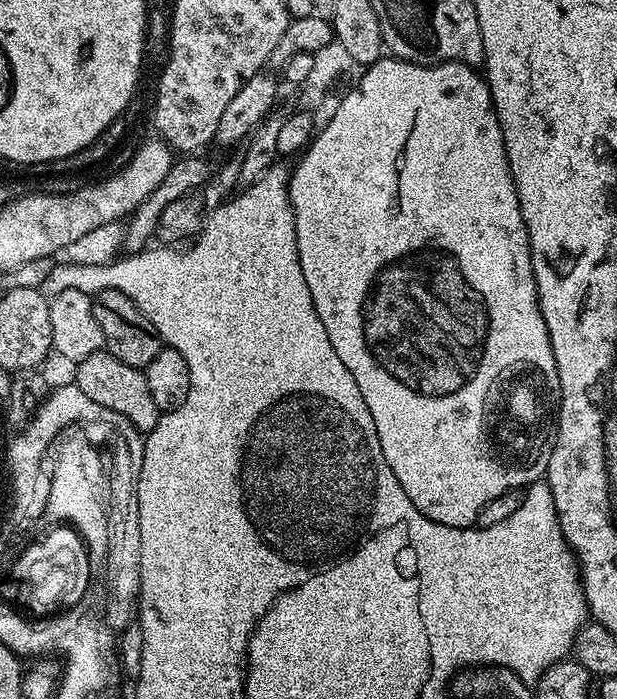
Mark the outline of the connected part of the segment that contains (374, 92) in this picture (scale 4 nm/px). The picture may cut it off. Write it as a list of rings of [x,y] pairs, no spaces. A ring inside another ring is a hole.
[[[381,58],[361,72],[364,73],[360,81],[341,95],[341,106],[334,118],[317,131],[311,144],[295,161],[296,169],[293,167],[290,172],[288,203],[294,214],[302,275],[306,277],[306,286],[310,286],[314,310],[318,318],[322,318],[322,326],[326,326],[326,338],[330,338],[334,354],[338,354],[342,366],[354,374],[354,382],[358,382],[358,390],[362,390],[362,398],[366,398],[366,410],[370,410],[370,418],[374,418],[382,454],[386,454],[394,478],[402,482],[406,498],[410,498],[426,518],[442,526],[470,528],[476,524],[480,511],[504,494],[504,472],[484,456],[484,444],[480,444],[480,400],[484,400],[488,380],[492,380],[504,364],[512,364],[512,360],[536,360],[548,376],[558,376],[550,334],[536,293],[528,231],[522,222],[504,135],[488,82],[473,65],[460,64],[457,60],[447,60],[444,64],[416,64],[412,60]]]

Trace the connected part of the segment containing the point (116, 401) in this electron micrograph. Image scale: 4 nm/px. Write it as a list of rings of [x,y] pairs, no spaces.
[[[107,350],[90,354],[90,358],[79,361],[75,368],[74,383],[91,401],[114,411],[121,421],[127,421],[141,434],[154,430],[162,413],[158,406],[154,406],[154,397],[150,395],[150,386],[146,386],[146,378],[141,369],[126,366],[126,362],[118,362],[118,358],[114,358]]]

